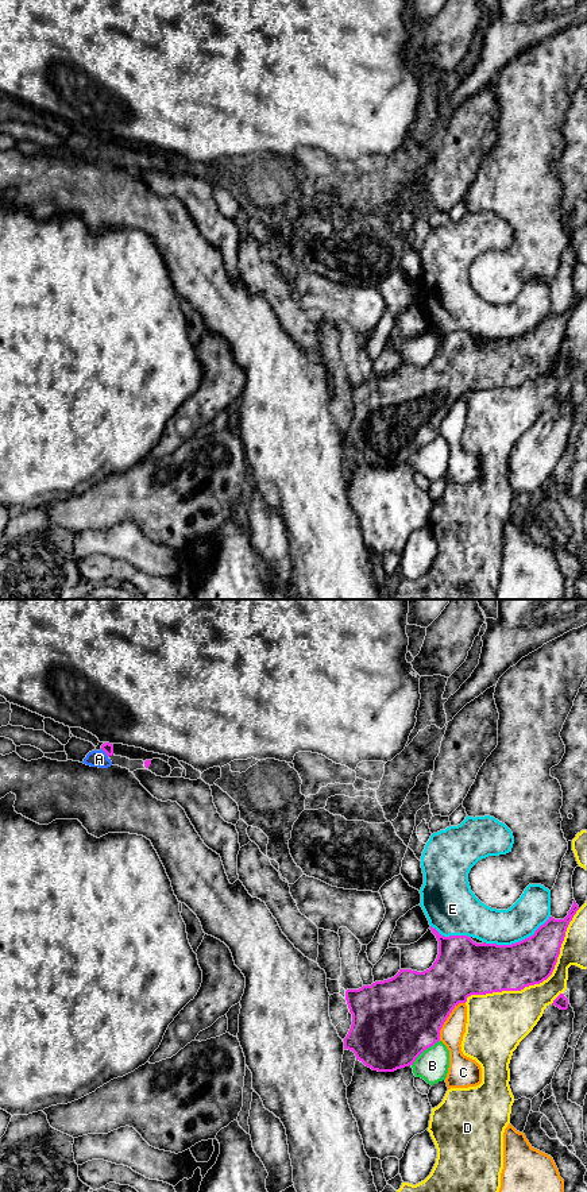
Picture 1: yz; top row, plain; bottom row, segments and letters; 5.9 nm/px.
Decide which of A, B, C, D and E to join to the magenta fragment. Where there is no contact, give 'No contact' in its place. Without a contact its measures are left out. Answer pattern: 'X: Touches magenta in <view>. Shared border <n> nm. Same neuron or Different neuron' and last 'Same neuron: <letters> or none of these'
A: Touches magenta in yz. Shared border 70 nm. Same neuron
B: Touches magenta in yz. Shared border 220 nm. Different neuron
C: Touches magenta in yz. Shared border 280 nm. Different neuron
D: Touches magenta in yz. Shared border 900 nm. Different neuron
E: Touches magenta in yz. Shared border 440 nm. Different neuron
Same neuron: A

